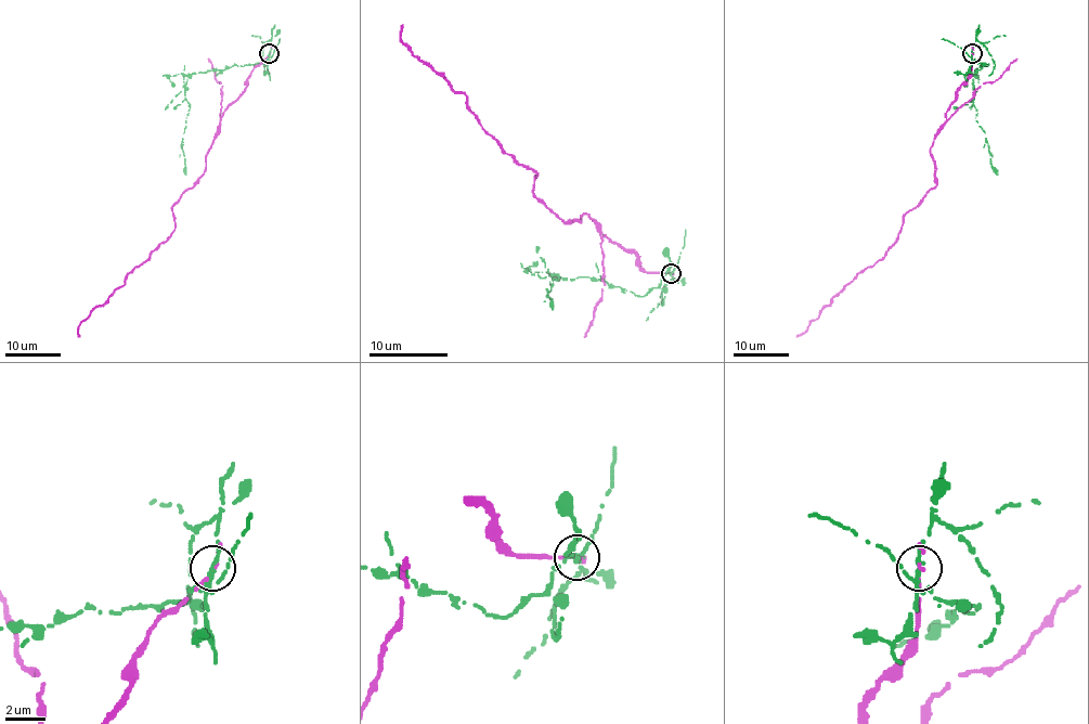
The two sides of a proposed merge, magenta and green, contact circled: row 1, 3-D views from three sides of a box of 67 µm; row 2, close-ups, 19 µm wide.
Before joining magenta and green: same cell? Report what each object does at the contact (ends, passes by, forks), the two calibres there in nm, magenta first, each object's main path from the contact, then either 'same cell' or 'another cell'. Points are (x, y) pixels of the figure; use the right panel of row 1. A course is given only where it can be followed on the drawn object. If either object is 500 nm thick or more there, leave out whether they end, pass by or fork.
magenta passes by | green forks | 100/190 nm | magenta via (972, 53), (972, 70), (931, 147), (936, 185), (907, 211), (886, 254), (847, 283), (795, 337) | green via (972, 53), (973, 61), (989, 64), (975, 70), (973, 99), (975, 117), (997, 175) | another cell

